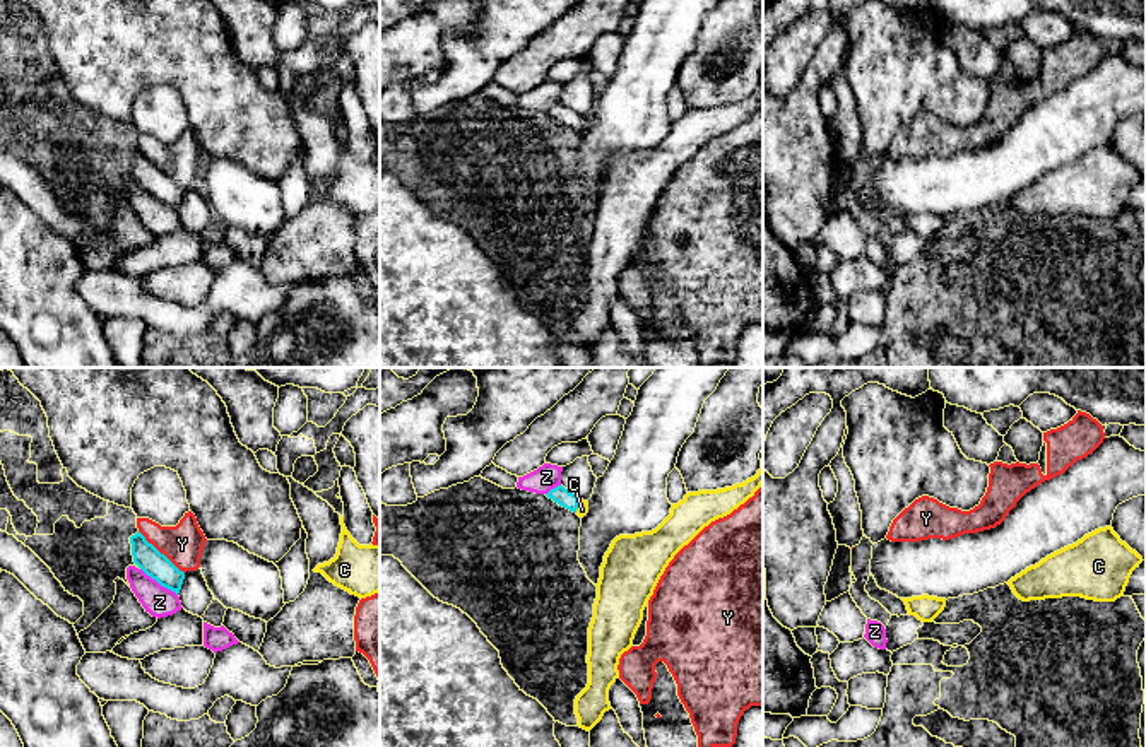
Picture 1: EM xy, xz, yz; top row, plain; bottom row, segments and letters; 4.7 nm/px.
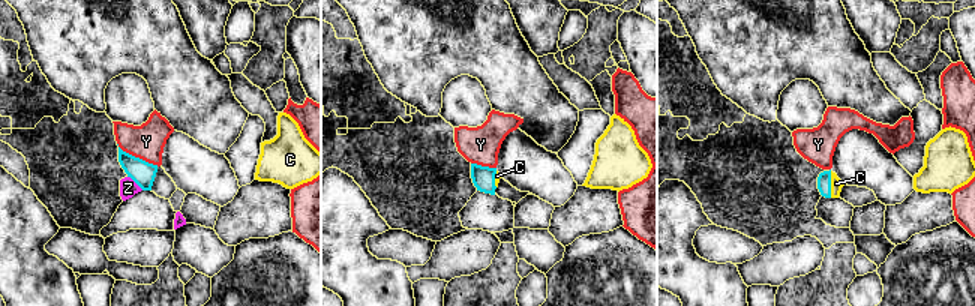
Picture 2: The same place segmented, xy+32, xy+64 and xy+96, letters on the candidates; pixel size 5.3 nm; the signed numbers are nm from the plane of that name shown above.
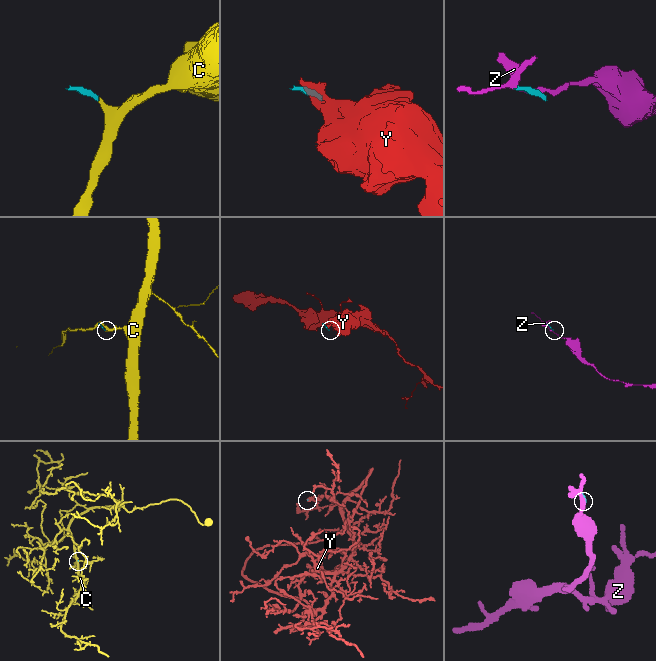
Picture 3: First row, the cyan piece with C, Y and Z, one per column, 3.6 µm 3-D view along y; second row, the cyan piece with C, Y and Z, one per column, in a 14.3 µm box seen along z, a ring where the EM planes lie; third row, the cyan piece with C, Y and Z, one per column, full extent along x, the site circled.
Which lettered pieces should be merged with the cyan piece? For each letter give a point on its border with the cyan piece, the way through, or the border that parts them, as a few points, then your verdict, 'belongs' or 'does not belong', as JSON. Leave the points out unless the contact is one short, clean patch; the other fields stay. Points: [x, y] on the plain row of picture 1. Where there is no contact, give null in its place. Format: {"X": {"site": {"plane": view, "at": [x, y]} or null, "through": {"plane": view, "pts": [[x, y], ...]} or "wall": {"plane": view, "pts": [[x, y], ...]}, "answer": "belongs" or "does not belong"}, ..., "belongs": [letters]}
{"C": {"site": {"plane": "xz", "at": [577, 122]}, "answer": "belongs"}, "Y": {"site": {"plane": "xy", "at": [159, 170]}, "wall": {"plane": "xy", "pts": [[139, 147], [183, 190]]}, "answer": "does not belong"}, "Z": {"site": {"plane": "xy", "at": [159, 200]}, "answer": "does not belong"}, "belongs": ["C"]}

